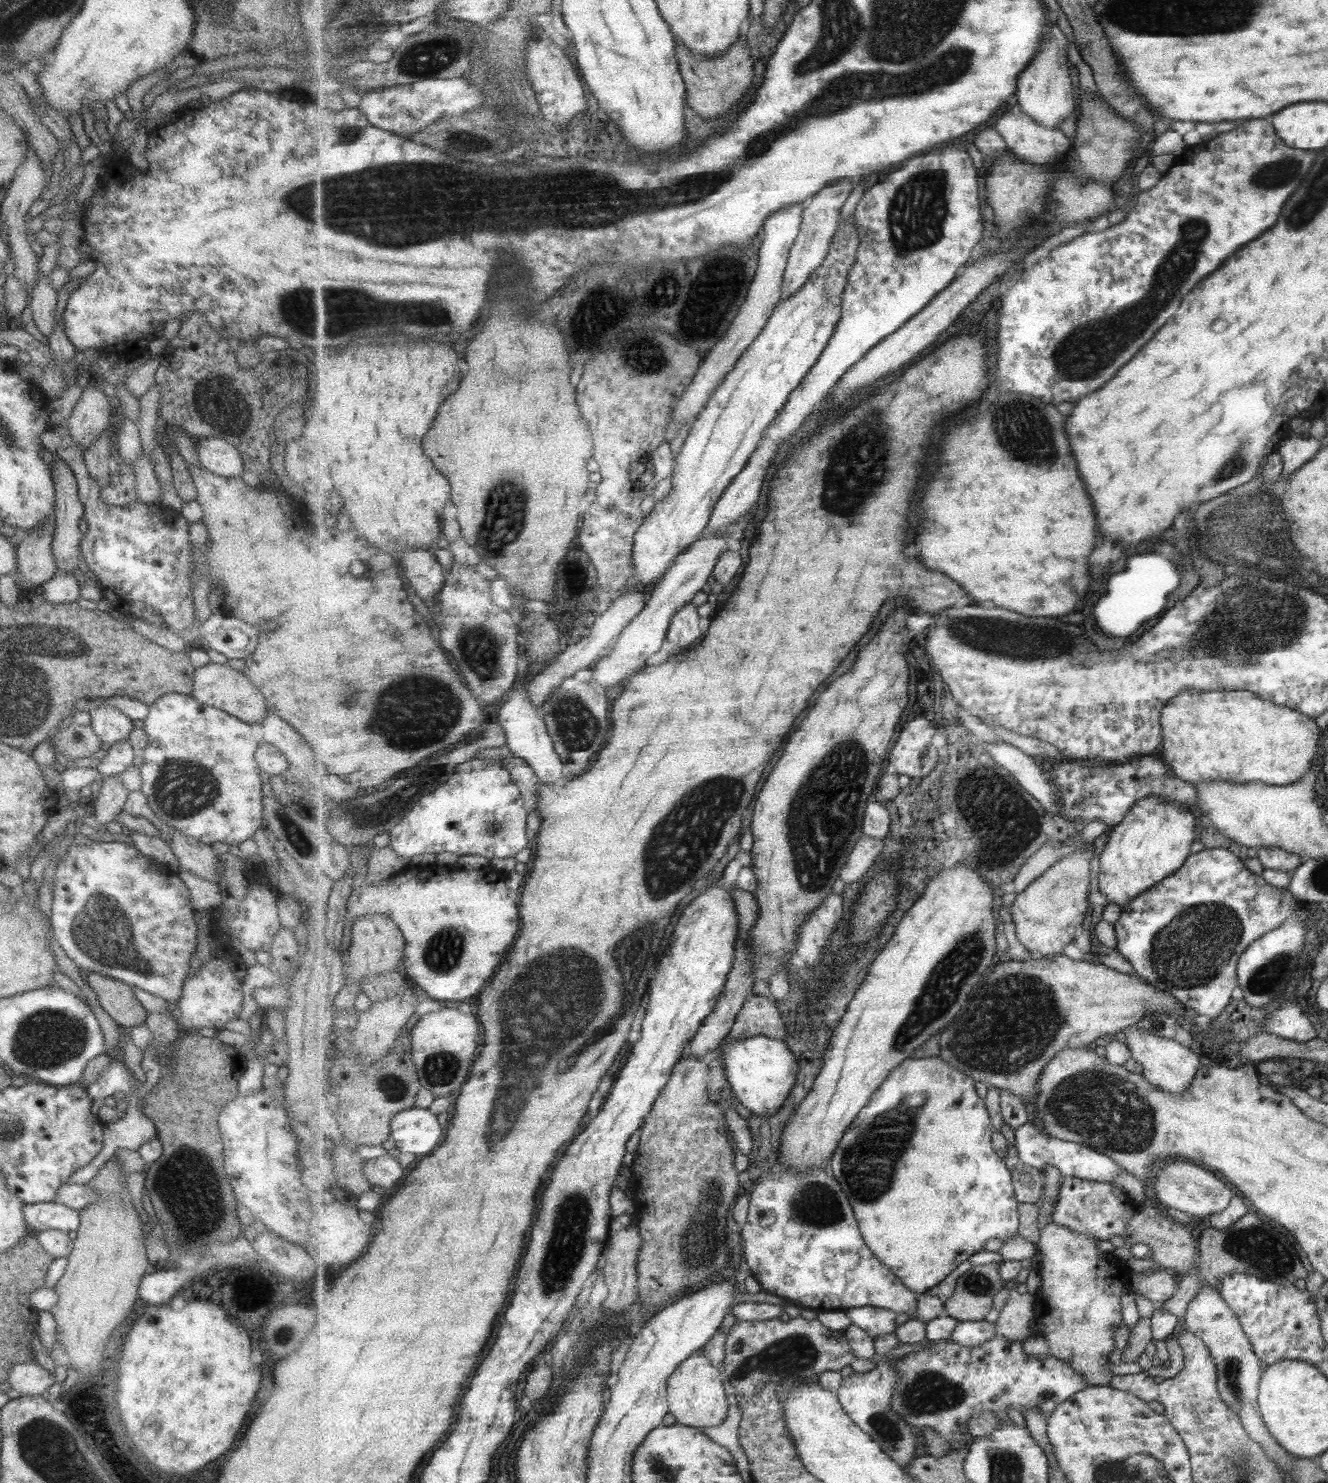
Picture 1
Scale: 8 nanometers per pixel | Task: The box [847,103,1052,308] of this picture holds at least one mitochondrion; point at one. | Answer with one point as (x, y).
(917, 213)

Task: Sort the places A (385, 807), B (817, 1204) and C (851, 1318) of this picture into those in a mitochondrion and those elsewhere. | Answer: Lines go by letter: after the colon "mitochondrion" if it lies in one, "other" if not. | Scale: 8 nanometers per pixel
A: mitochondrion
B: mitochondrion
C: other

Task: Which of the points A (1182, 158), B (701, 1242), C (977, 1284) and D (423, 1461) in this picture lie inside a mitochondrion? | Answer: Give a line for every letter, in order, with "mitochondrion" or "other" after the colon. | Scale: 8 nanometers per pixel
A: other
B: mitochondrion
C: mitochondrion
D: other

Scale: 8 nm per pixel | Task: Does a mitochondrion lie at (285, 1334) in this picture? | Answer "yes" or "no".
yes

